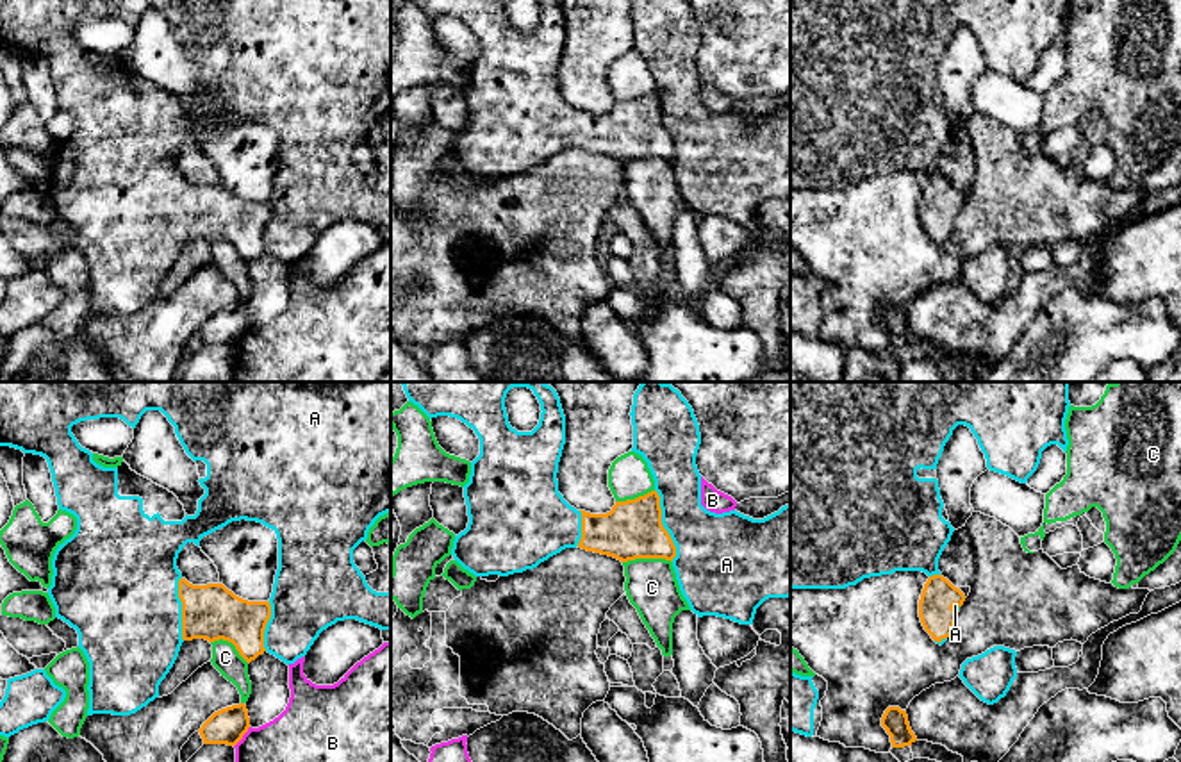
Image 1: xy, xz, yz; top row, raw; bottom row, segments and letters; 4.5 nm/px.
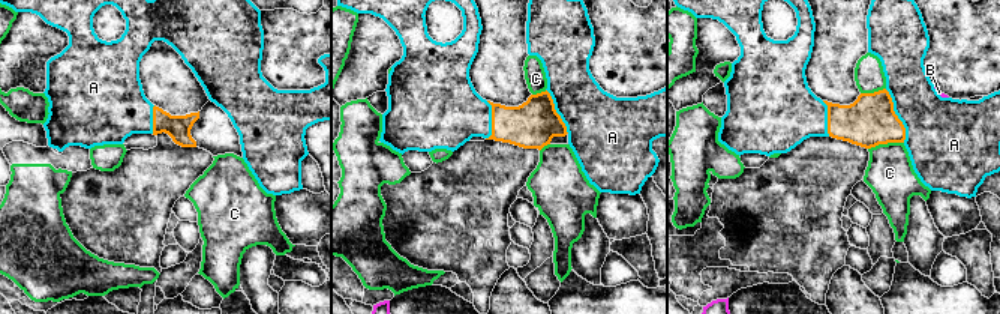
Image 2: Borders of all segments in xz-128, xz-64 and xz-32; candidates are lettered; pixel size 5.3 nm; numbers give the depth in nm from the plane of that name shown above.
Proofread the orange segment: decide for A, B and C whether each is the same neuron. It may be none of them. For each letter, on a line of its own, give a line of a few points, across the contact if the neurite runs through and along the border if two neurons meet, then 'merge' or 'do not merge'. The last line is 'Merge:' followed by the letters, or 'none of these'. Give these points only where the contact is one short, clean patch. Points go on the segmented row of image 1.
A: merge
B: line xy (250, 727), (234, 746); do not merge
C: do not merge
Merge: A

